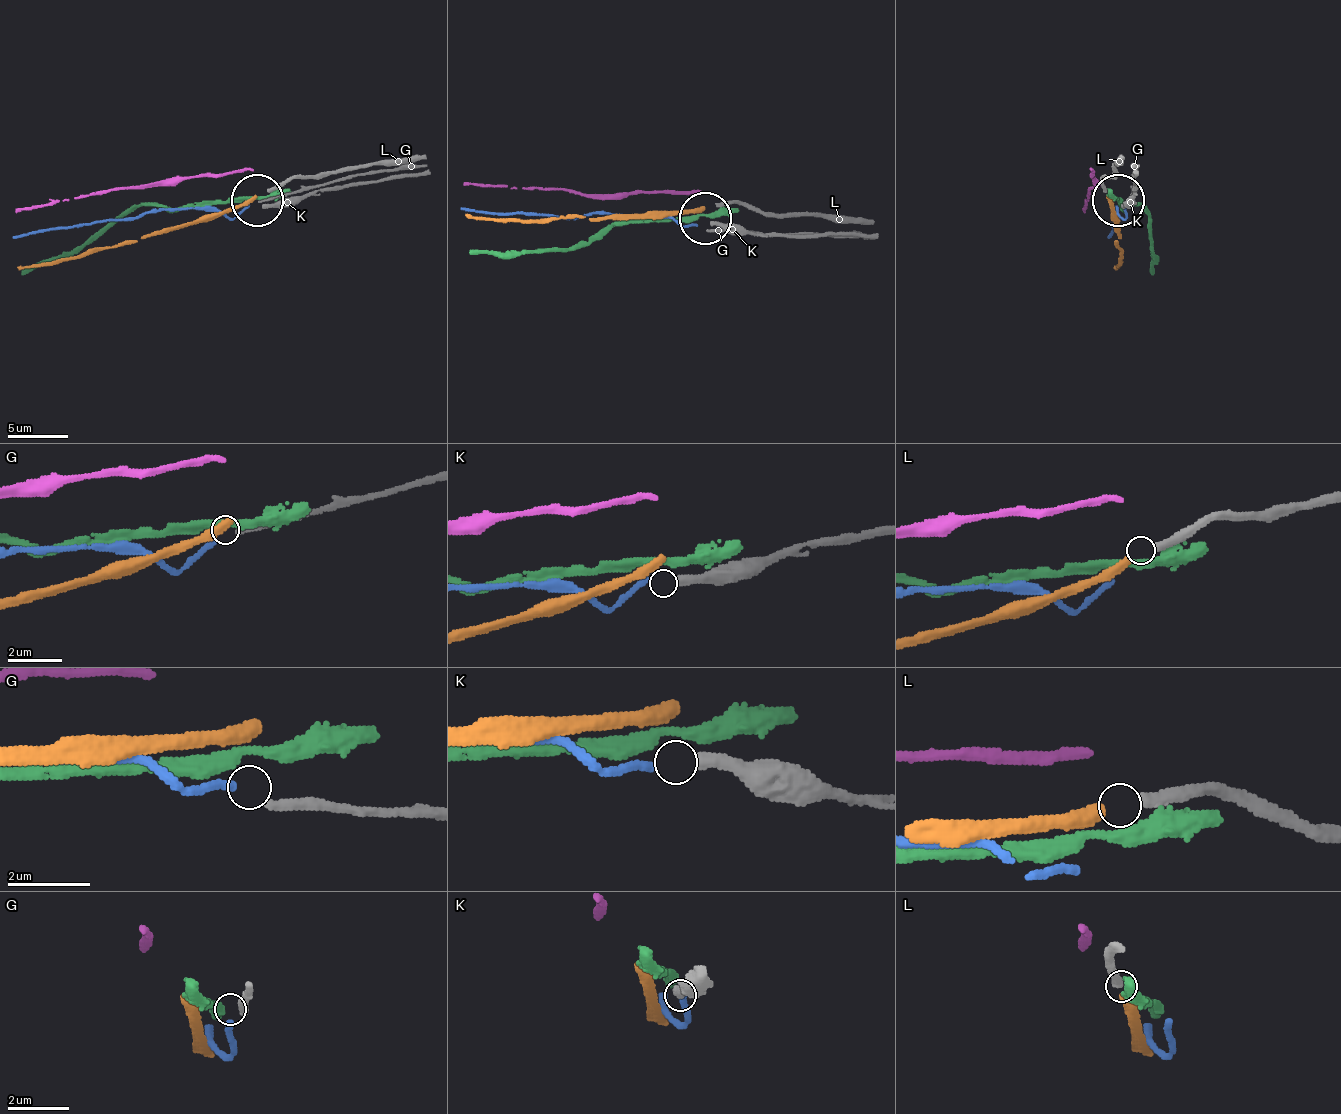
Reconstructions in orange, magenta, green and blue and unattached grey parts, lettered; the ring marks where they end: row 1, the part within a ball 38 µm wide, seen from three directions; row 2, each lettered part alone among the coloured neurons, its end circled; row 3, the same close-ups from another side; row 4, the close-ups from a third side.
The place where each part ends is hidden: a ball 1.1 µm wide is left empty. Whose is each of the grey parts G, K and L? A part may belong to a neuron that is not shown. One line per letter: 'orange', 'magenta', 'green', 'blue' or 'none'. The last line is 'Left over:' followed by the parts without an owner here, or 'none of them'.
G: blue
K: none
L: orange
Left over: K

